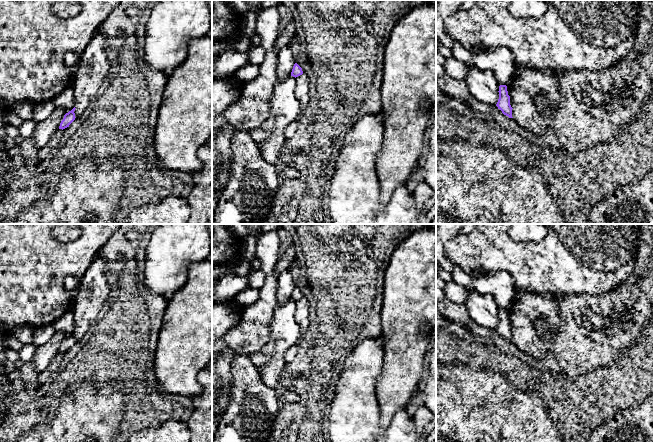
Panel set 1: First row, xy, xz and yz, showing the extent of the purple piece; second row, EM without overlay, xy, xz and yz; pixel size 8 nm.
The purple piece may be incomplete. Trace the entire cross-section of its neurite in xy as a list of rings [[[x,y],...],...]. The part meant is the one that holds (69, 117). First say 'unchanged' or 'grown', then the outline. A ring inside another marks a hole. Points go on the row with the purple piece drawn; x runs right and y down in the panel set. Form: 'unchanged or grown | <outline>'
unchanged | [[[74,107],[71,111],[69,111],[68,113],[66,113],[64,115],[63,120],[60,123],[59,129],[63,130],[63,129],[69,127],[69,125],[75,120],[75,118],[76,118],[75,113],[74,113],[75,109],[76,108]]]

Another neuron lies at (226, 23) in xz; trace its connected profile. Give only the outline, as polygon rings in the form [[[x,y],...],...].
[[[212,0],[212,43],[241,35],[242,21],[243,14],[231,8],[227,0]]]

